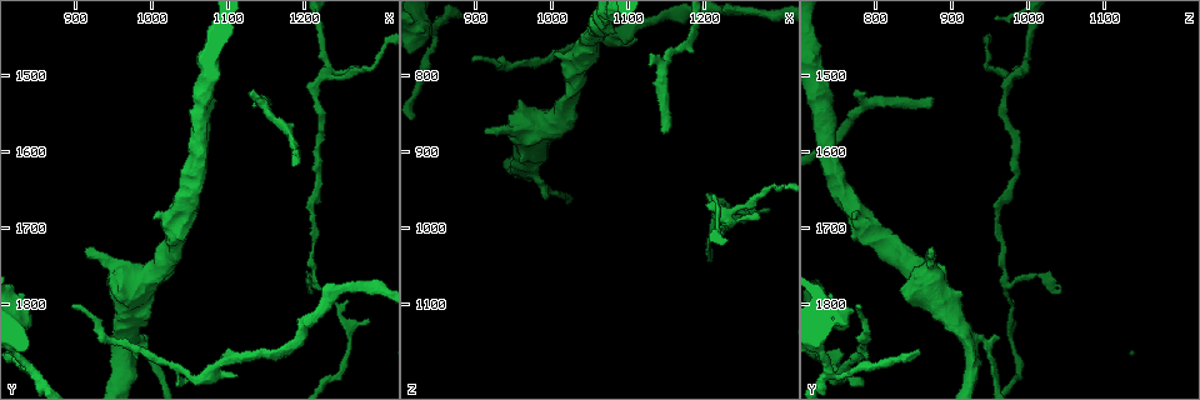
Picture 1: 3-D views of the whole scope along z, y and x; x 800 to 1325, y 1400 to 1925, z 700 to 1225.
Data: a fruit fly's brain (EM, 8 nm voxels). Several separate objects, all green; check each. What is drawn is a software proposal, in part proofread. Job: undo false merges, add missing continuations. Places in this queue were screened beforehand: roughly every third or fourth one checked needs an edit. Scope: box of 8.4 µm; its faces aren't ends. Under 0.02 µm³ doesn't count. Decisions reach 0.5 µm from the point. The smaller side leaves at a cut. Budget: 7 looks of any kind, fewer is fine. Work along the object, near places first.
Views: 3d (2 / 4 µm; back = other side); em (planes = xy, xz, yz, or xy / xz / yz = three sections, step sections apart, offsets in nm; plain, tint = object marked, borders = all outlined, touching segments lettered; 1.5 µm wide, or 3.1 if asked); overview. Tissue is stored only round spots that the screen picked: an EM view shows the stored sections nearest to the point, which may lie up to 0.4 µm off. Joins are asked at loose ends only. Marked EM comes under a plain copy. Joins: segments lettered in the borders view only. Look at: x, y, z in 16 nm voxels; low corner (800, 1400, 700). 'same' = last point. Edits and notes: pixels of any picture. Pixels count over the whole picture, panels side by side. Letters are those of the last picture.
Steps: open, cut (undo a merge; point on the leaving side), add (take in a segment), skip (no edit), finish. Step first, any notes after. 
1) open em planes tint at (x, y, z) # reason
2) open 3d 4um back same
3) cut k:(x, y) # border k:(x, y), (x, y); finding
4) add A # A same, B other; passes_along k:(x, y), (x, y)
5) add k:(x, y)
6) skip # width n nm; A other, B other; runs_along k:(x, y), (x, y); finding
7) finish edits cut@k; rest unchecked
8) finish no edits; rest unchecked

open 3d 2um at (1230, 1495, 985) # arms part here

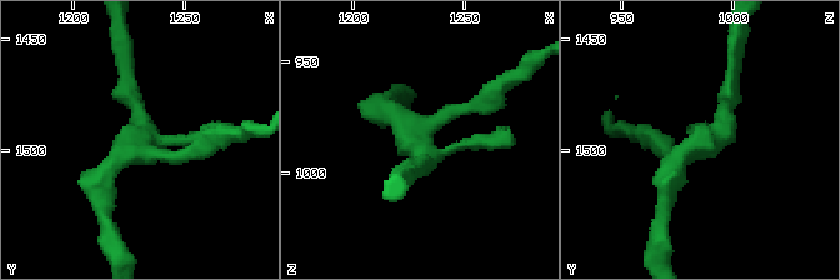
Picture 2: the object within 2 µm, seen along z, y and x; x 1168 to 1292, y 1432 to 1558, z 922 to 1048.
open em xy step 4 tint at (1231, 1495, 989) # arms 3; need the tissue

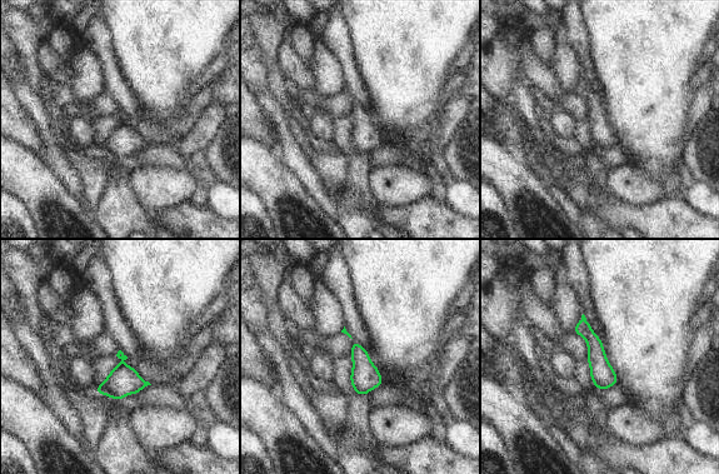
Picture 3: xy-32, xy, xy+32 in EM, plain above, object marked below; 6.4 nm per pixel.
open em planes borders same # cut it another way

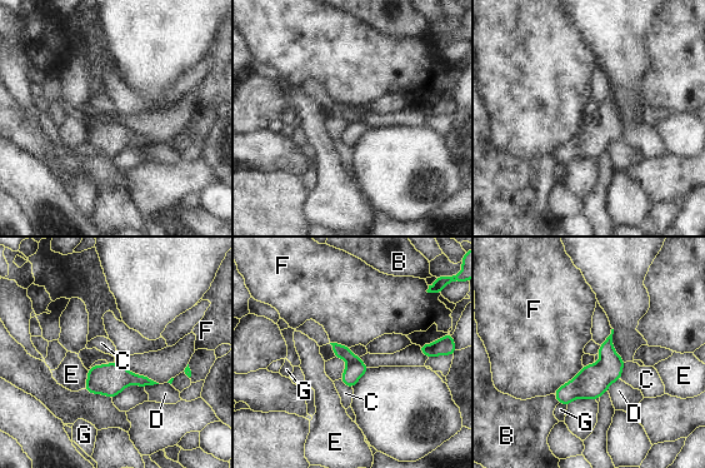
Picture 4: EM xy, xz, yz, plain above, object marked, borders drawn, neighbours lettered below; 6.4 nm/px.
skip # B other, C other, D other, E other, F other, G other; continuous, no second cell

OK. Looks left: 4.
open em xy step 8 tint at (915, 1725, 875) # branch stops here

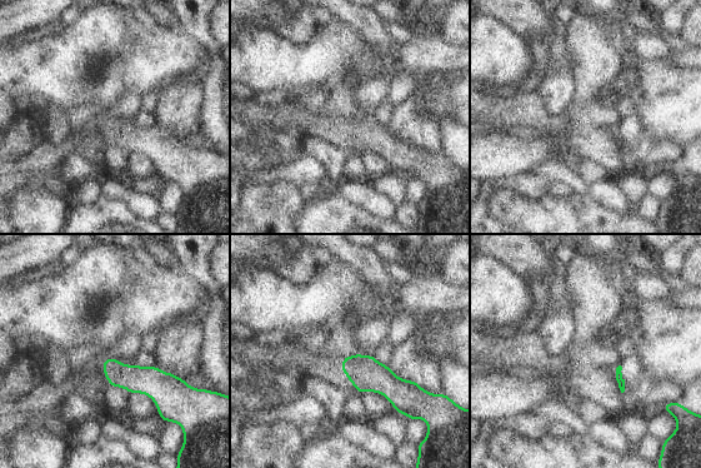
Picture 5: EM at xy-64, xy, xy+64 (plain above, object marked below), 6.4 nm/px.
open em planes borders same # cut it another way

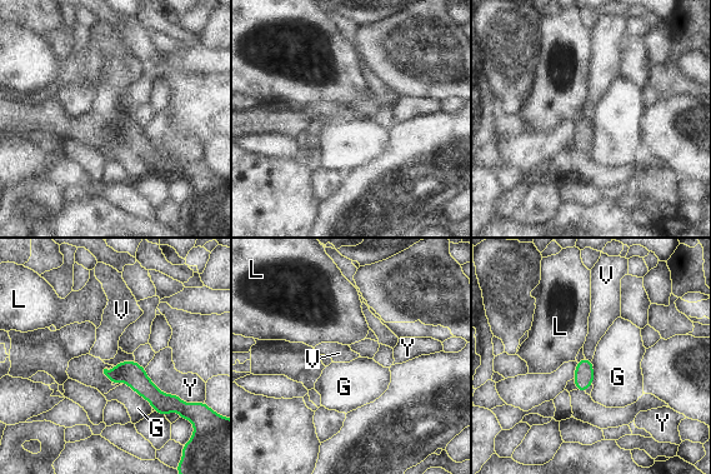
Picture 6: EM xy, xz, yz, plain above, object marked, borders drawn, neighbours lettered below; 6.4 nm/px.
skip # longest_contact Y 360 nm; G other, L other, V other, Y other; no lettered segment goes on from it

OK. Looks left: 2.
open 3d 4um at (835, 1805, 755) # an open end

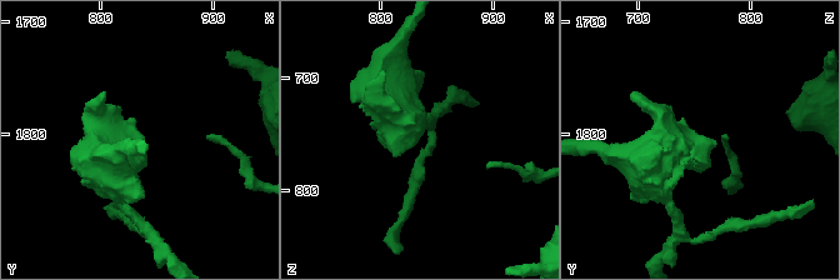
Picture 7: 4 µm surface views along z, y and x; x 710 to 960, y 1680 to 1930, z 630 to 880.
open em planes borders at (836, 1808, 750)

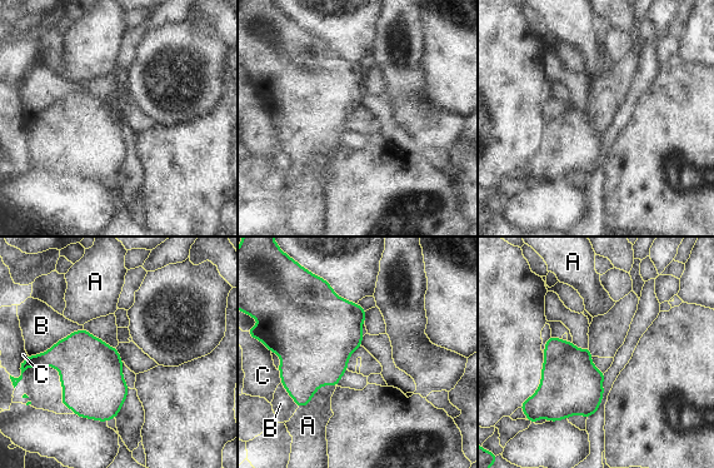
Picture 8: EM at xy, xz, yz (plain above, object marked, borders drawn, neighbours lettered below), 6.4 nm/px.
skip # A other, B other, C other; border 8:(335, 386), (321, 386), (298, 408); no lettered segment goes on from it

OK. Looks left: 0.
finish no edits; rest unchecked

